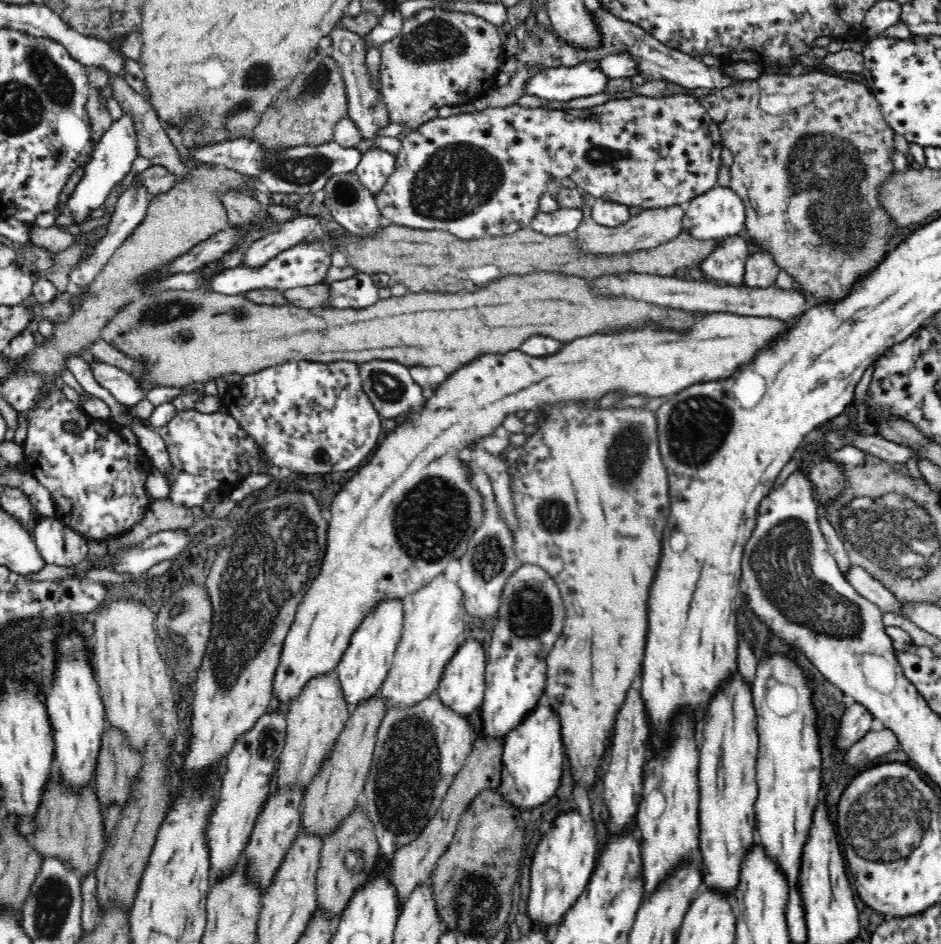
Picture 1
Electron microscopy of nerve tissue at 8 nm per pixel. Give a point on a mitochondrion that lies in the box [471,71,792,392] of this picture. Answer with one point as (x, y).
(599, 158)

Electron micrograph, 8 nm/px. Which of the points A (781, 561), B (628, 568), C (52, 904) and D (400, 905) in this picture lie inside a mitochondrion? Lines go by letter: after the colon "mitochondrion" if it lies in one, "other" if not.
A: mitochondrion
B: other
C: mitochondrion
D: other

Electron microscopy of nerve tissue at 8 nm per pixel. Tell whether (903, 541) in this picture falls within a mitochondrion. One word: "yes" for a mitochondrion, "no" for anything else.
yes

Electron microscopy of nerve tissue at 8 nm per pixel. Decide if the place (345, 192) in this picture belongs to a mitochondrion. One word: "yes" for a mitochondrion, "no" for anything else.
yes

